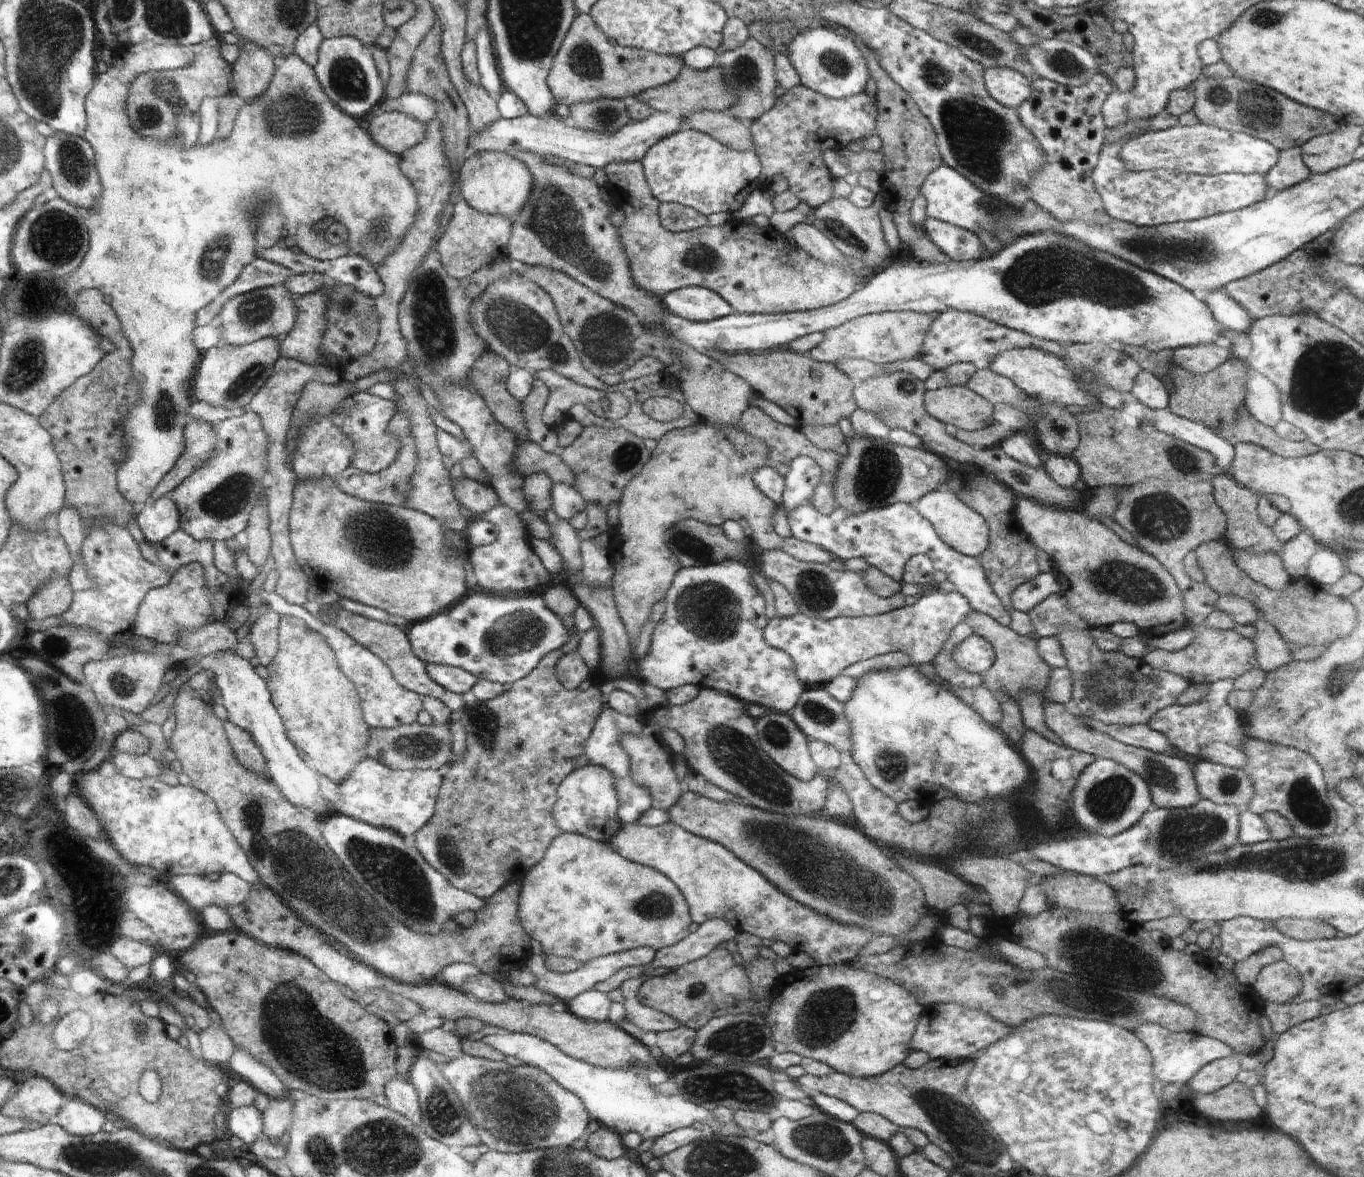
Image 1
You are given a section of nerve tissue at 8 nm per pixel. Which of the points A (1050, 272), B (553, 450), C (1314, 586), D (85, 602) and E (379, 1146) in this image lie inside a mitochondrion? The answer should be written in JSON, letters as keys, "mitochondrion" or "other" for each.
{"A":"mitochondrion","B":"other","C":"other","D":"other","E":"mitochondrion"}

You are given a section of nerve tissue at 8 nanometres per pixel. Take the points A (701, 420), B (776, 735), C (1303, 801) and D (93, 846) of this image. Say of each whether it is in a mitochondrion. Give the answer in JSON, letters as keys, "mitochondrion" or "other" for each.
{"A":"other","B":"mitochondrion","C":"mitochondrion","D":"other"}

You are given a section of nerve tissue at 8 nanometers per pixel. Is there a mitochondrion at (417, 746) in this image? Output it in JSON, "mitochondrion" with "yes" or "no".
{"mitochondrion":"yes"}

